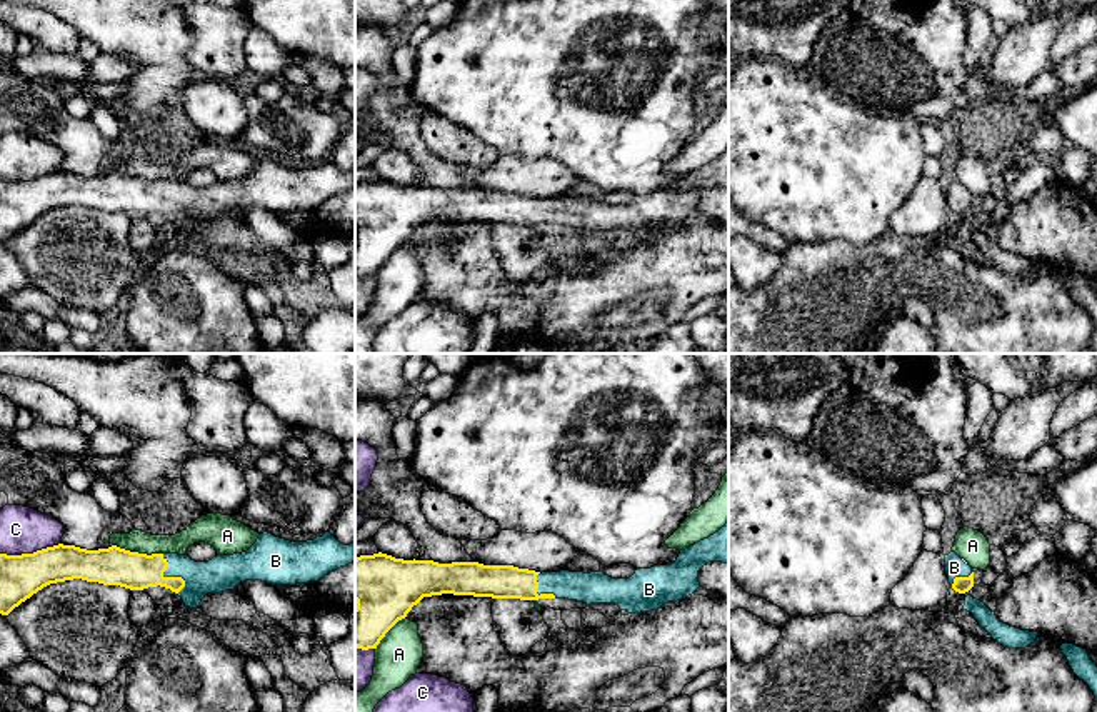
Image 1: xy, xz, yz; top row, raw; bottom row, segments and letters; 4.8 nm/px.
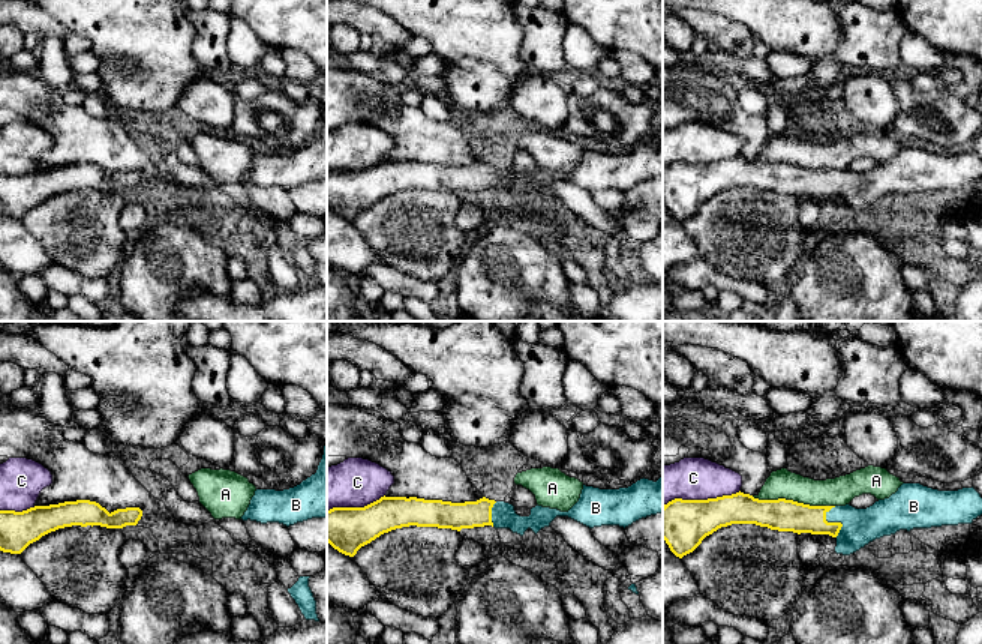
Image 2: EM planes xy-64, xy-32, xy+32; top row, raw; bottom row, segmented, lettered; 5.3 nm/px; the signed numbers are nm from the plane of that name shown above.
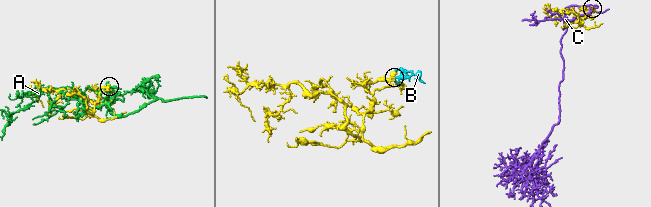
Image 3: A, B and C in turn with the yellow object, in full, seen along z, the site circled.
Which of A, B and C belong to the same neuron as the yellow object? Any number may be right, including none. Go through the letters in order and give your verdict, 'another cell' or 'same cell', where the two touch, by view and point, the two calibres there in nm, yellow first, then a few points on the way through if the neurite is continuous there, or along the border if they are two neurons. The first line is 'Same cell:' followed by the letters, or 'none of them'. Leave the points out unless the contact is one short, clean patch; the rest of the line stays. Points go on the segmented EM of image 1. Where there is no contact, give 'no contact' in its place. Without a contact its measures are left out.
Same cell: B
A: another cell; contact xy (137, 552); calibres 190 and 110 nm
B: same cell; contact xy (170, 577); calibres 180 and 170 nm; way xy (134, 571), (160, 571), (170, 577), (214, 577), (222, 572)
C: another cell; contact xy (29, 554); calibres 200 and 220 nm

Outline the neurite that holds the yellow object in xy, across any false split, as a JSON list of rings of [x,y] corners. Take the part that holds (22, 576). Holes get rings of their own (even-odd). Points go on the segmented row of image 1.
[[[268,532],[242,554],[217,555],[195,562],[178,554],[138,554],[112,545],[87,550],[53,545],[33,554],[0,554],[0,614],[15,607],[43,587],[82,579],[130,590],[165,587],[188,609],[200,607],[207,594],[222,594],[245,580],[272,585],[318,582],[332,570],[355,562],[355,542],[340,544],[330,532],[307,542],[290,542]]]

